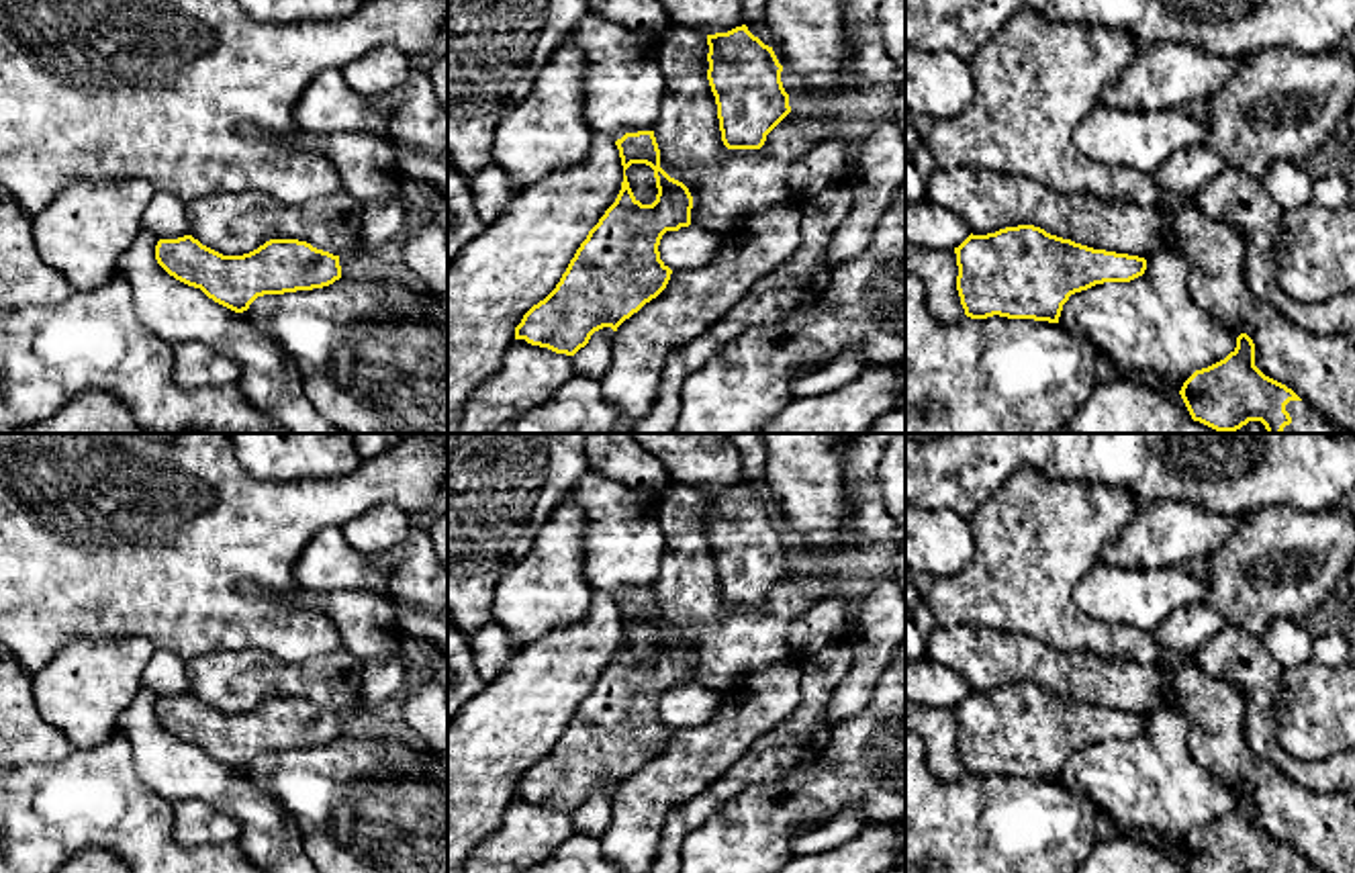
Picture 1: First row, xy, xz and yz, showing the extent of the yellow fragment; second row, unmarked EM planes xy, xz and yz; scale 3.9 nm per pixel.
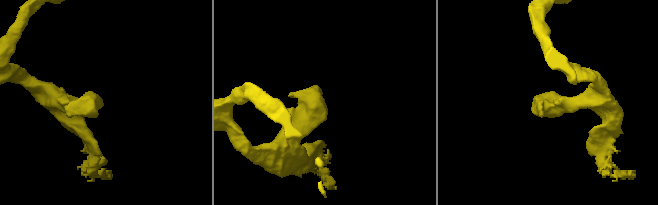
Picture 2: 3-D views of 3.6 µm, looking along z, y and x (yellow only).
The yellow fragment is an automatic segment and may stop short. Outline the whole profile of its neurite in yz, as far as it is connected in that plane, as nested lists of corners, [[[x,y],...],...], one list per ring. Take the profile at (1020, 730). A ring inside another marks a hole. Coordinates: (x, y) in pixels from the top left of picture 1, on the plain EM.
[[[1034,683],[969,693],[956,711],[956,748],[965,773],[1059,781],[1071,752],[1104,740],[1130,740],[1147,718],[1093,707]]]

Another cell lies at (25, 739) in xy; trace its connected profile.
[[[0,650],[0,771],[57,765],[72,750],[67,736],[41,718],[33,677],[12,654]]]

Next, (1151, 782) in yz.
[[[1163,703],[1147,716],[1142,734],[1071,752],[1059,783],[1108,814],[1118,830],[1151,828],[1179,851],[1196,828],[1236,806],[1236,795],[1194,761],[1187,736],[1187,716]]]

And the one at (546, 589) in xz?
[[[568,495],[540,527],[529,552],[497,583],[493,619],[511,634],[519,648],[589,613],[593,589],[582,575],[587,532],[587,513]]]

